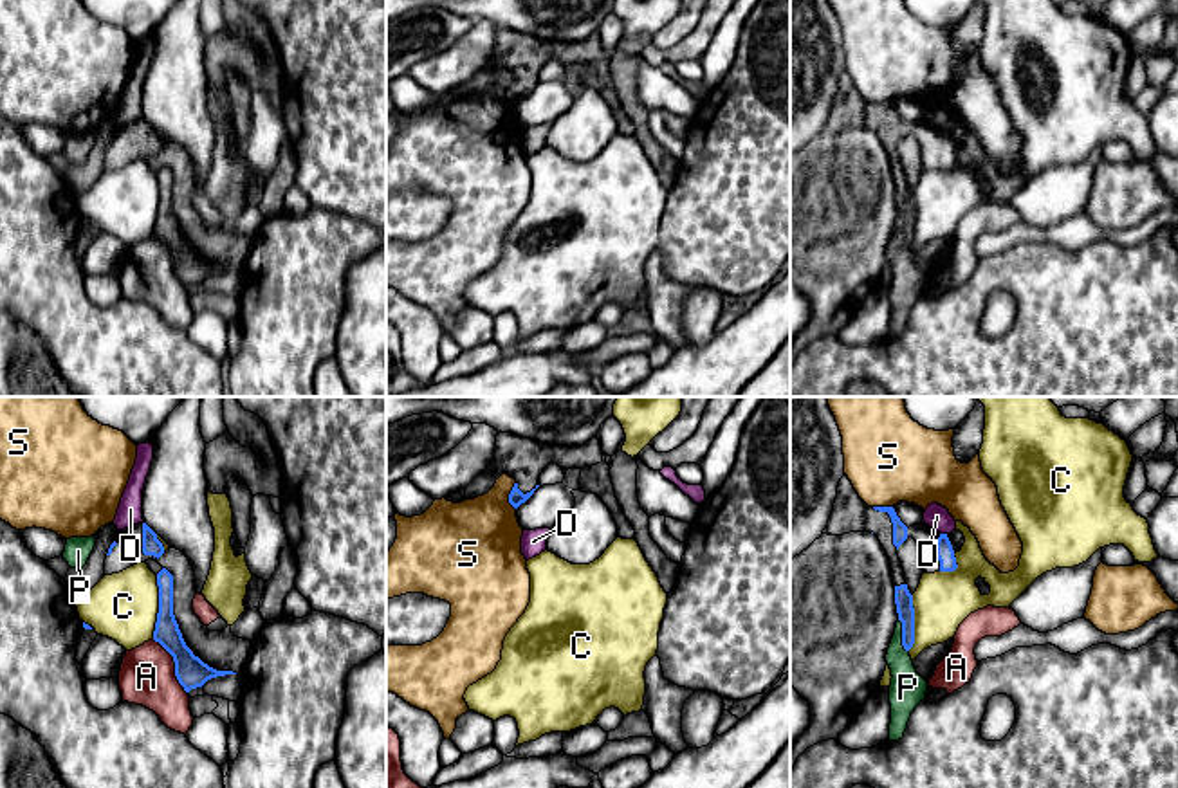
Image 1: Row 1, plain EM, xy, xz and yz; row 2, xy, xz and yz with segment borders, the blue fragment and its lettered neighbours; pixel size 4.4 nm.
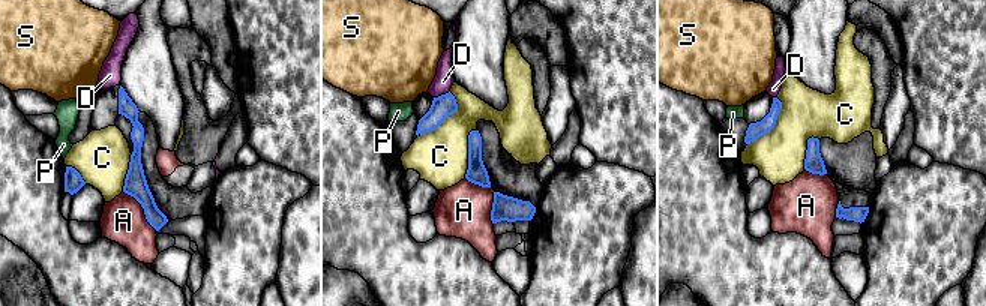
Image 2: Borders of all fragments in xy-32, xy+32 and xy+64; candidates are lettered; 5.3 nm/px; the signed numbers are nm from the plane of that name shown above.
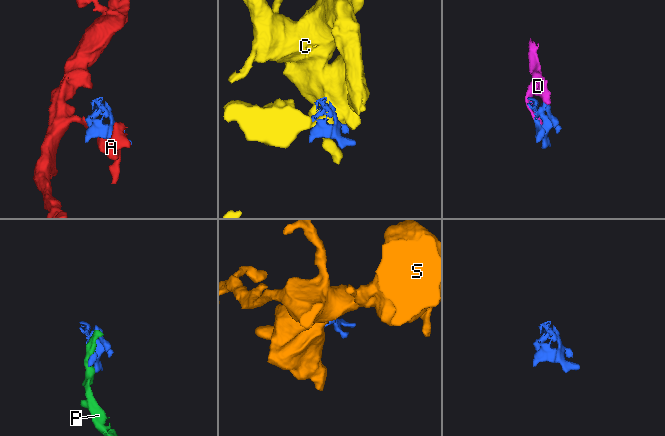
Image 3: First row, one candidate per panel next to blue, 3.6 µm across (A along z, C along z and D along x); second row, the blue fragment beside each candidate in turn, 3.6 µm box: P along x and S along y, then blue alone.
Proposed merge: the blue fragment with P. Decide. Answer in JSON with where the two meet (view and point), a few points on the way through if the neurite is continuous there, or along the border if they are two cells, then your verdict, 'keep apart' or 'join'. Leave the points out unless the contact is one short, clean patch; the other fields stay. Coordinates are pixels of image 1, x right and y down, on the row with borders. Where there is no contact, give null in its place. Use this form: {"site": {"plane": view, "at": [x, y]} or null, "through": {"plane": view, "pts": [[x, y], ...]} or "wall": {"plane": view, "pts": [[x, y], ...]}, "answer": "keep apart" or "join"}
{"site": {"plane": "yz", "at": [902, 635]}, "wall": {"plane": "yz", "pts": [[899, 619], [902, 646], [908, 651]]}, "answer": "keep apart"}

